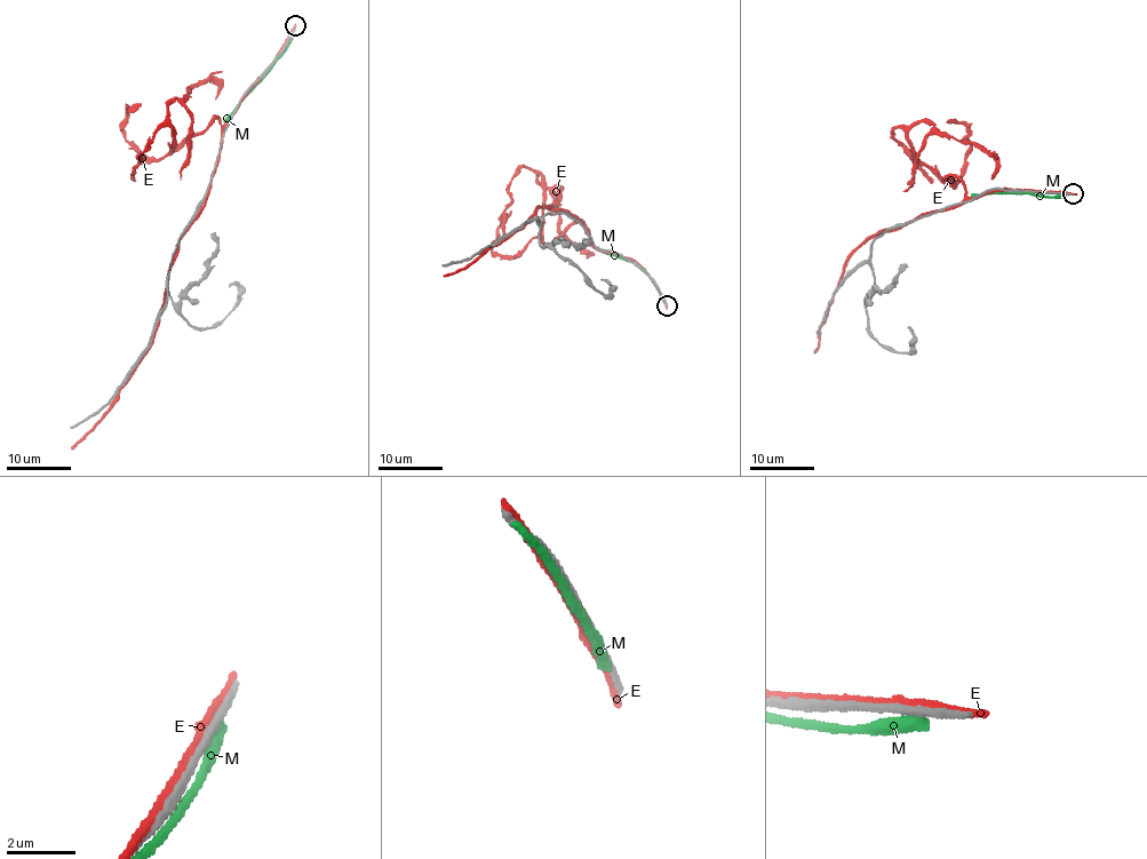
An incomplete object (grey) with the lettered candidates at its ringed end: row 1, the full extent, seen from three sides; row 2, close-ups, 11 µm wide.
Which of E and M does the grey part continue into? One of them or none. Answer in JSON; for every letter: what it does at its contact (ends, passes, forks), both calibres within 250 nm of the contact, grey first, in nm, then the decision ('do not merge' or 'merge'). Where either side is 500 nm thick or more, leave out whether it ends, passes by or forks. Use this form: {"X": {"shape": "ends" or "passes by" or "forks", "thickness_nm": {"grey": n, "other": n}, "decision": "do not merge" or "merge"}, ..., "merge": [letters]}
{"E": {"shape": "passes by", "thickness_nm": {"grey": 200, "other": 240}, "decision": "do not merge"}, "M": {"shape": "ends", "thickness_nm": {"grey": 200, "other": 400}, "decision": "do not merge"}, "merge": []}

